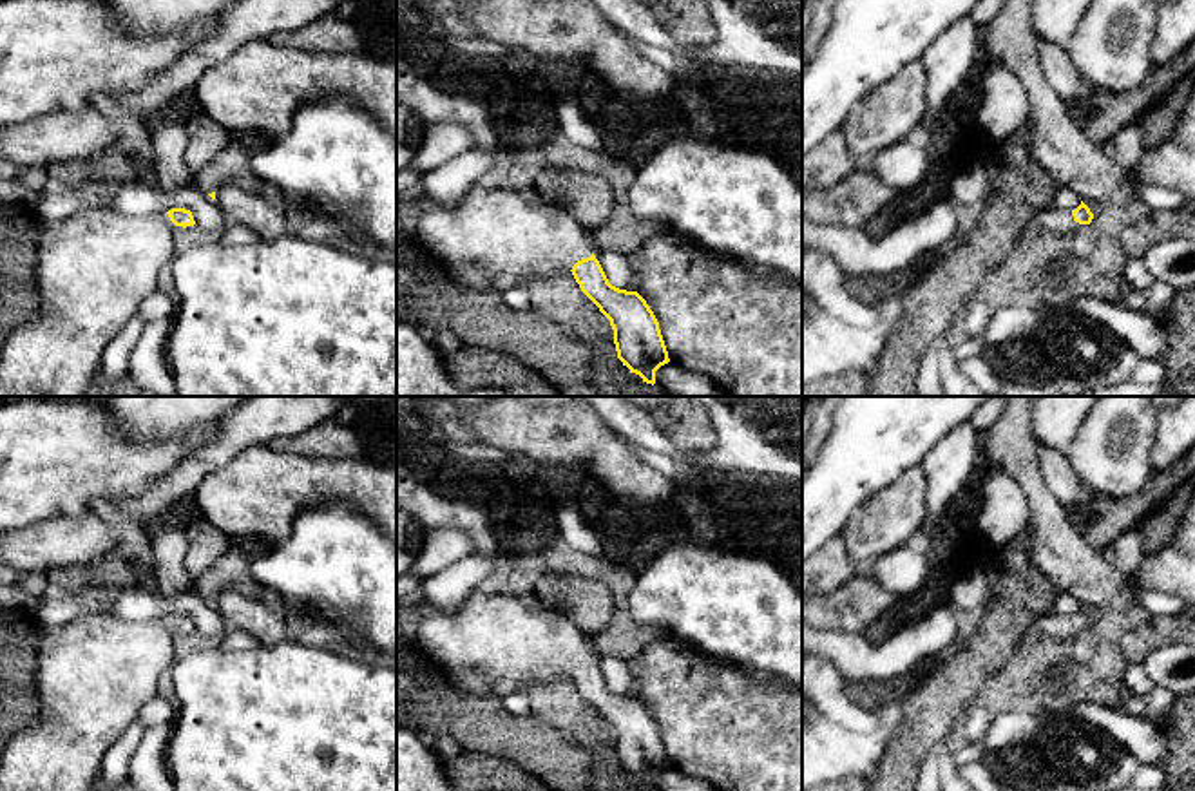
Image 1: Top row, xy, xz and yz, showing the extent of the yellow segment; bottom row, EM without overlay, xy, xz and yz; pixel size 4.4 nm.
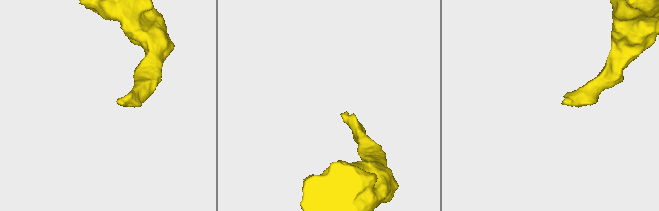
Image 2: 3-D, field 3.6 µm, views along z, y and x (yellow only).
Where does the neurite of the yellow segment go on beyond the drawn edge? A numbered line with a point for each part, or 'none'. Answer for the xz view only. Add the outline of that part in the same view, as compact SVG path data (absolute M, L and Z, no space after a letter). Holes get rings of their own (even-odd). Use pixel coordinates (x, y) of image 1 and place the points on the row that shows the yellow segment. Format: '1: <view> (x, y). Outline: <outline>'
1: xz (515, 238). Outline: M500 185L471 186L460 203L444 206L415 190L413 197L420 205L418 241L440 262L473 262L482 268L494 282L496 291L512 288L527 288L531 281L550 279L561 272L570 272L572 266L594 253L581 224L565 210L545 203L536 192L512 192Z

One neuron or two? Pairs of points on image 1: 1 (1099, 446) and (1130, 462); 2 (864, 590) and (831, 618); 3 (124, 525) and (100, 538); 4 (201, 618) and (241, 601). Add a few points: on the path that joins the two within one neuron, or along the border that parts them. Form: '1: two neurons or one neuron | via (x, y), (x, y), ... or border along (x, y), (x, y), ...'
1: one neuron | via (1107, 453), (1123, 462)
2: one neuron | via (857, 598), (844, 610), (839, 610)
3: two neurons | border along (93, 511), (114, 527), (124, 549)
4: two neurons | border along (214, 605), (227, 628)

